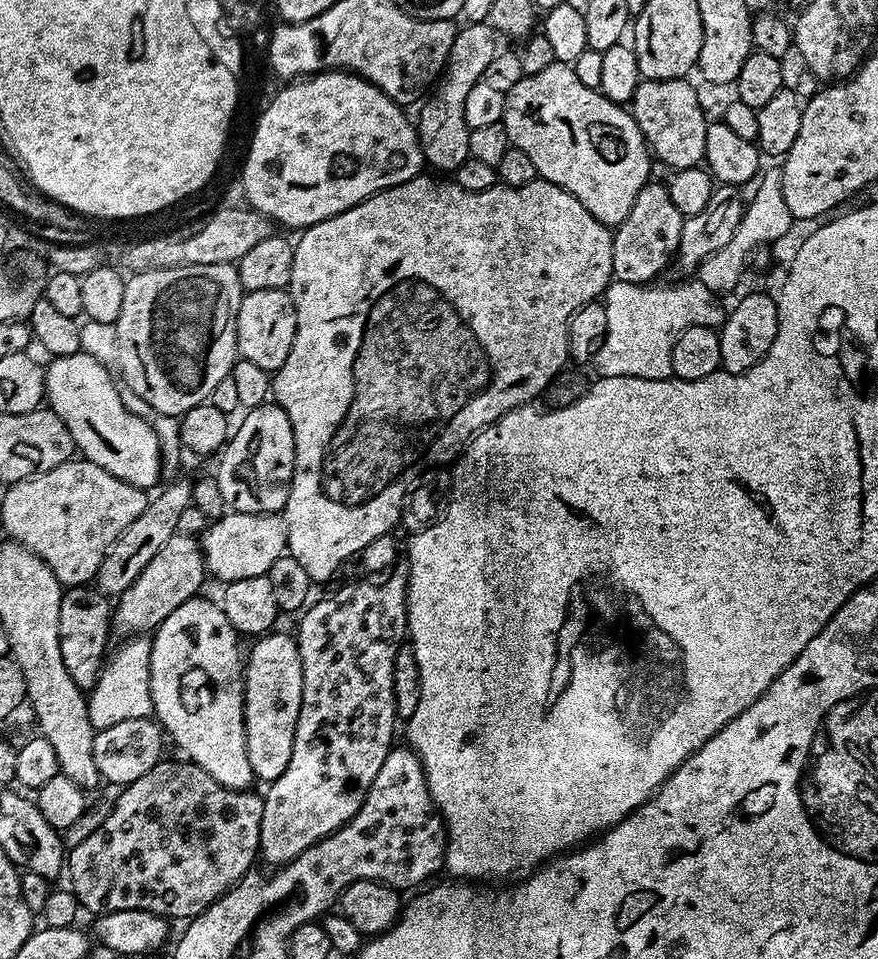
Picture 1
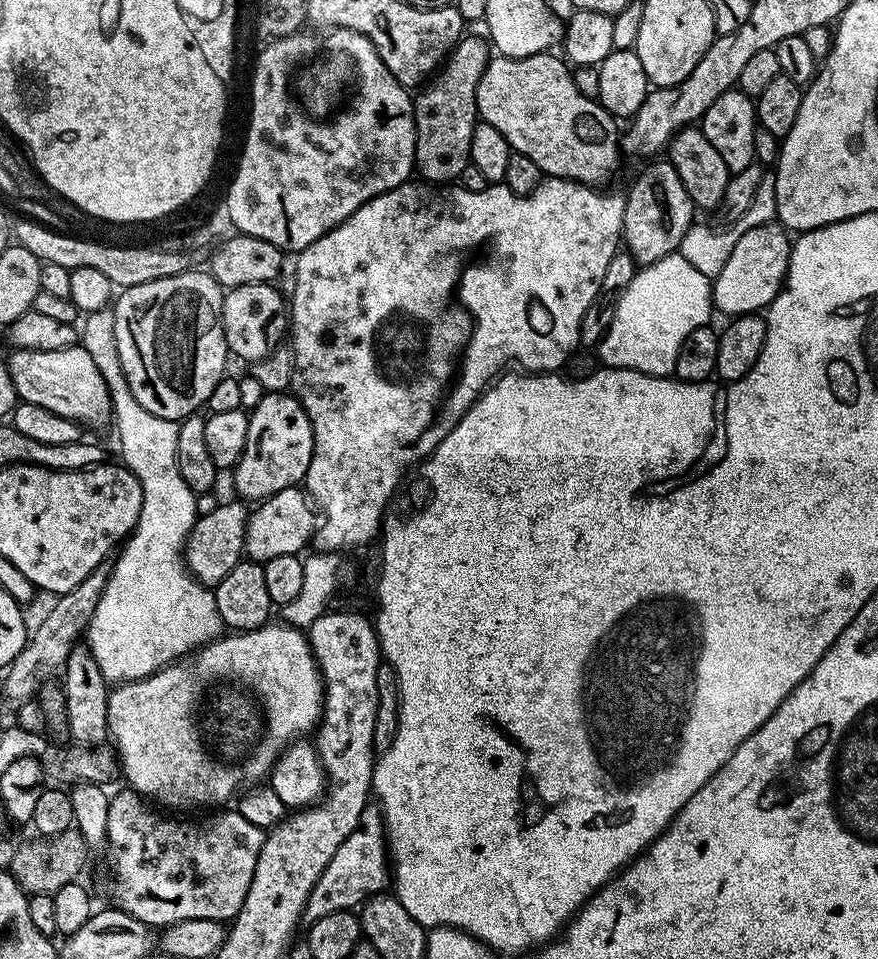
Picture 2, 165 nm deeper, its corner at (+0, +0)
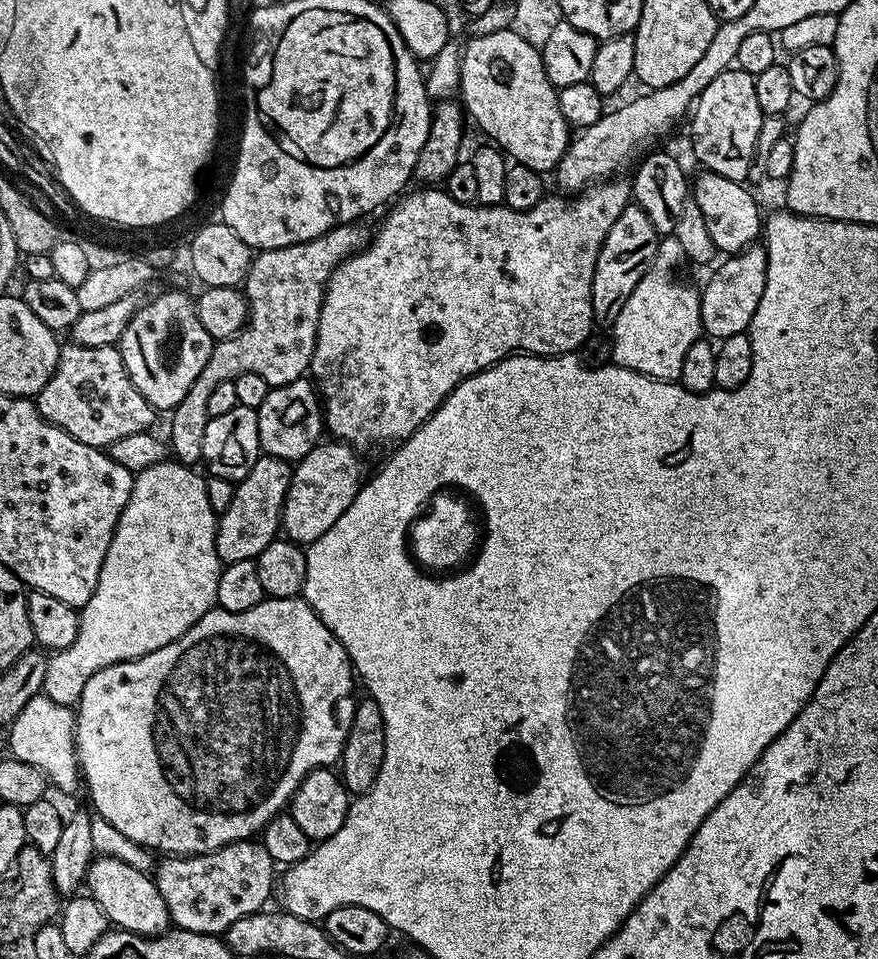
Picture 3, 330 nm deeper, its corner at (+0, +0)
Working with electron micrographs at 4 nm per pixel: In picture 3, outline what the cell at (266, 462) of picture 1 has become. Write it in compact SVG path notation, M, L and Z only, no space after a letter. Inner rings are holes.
M301 378L283 384L281 388L269 387L266 402L258 409L258 438L261 449L269 456L295 462L310 454L315 444L321 443L320 432L325 431L324 414L318 392L307 379Z

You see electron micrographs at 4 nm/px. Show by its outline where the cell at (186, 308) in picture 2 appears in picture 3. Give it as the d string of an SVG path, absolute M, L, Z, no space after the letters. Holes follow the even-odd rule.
M179 290L179 292L164 292L161 296L149 299L132 316L132 321L126 326L119 342L119 350L122 354L122 362L126 362L128 376L138 386L142 398L150 402L152 407L157 410L171 410L186 398L186 390L194 386L194 378L202 374L202 366L212 353L213 340L210 334L206 334L206 329L202 327L202 322L198 322L198 310L196 302L188 292Z

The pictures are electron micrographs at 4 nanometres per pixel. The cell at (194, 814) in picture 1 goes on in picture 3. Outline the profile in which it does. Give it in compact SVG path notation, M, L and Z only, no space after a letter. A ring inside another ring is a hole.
M255 839L239 840L213 852L195 856L165 855L155 865L154 879L162 898L166 898L168 917L178 928L202 934L227 933L238 918L254 914L265 907L268 895L273 895L272 875L278 872L263 843Z

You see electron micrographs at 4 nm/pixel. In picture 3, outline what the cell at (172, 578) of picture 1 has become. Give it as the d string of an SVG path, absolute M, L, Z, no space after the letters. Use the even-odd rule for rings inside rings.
M262 454L258 462L236 484L234 502L230 510L219 513L216 521L216 549L218 558L224 564L233 564L243 560L255 560L272 540L277 539L281 531L280 515L286 502L288 487L292 481L293 465L277 456Z

